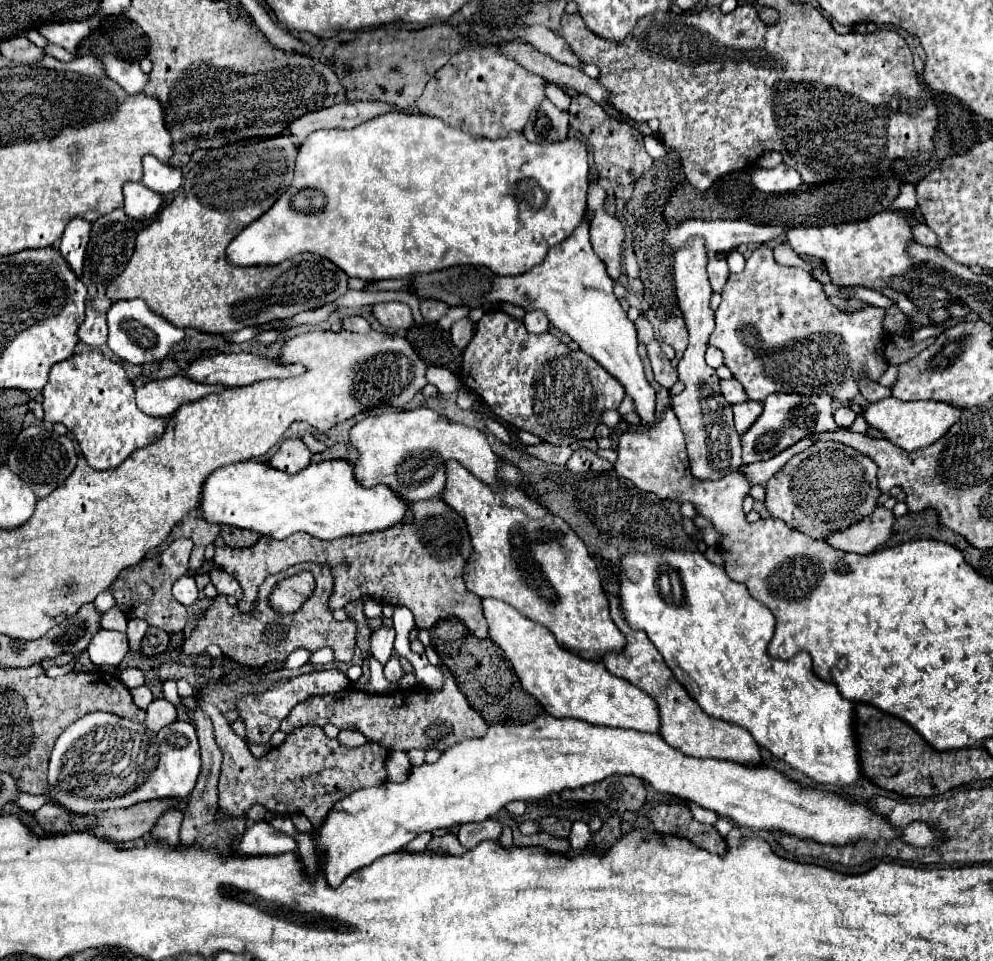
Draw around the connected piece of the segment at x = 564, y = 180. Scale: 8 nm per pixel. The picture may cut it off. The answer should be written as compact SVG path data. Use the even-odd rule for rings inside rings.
M387 113L367 121L357 129L321 129L309 135L309 139L301 145L297 163L295 163L295 181L293 185L279 197L279 201L263 213L257 221L247 225L227 247L227 259L233 265L249 267L249 265L277 265L285 259L309 251L327 257L339 269L343 269L349 277L359 277L365 281L379 281L379 279L405 279L419 273L431 273L449 269L455 265L481 265L489 267L495 275L521 275L531 267L539 265L549 247L567 239L573 229L581 223L587 211L585 195L589 187L589 159L587 147L571 137L561 141L545 141L545 143L531 143L523 135L523 131L509 133L503 139L487 139L487 137L471 137L467 131L459 127L451 127L437 117L429 115L411 115L411 113ZM313 193L323 195L323 203L315 201Z

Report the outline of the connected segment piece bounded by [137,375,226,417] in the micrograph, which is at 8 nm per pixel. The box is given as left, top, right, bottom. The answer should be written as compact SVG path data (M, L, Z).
M173 375L169 379L151 381L137 389L137 405L149 417L169 417L181 403L197 401L209 393L220 393L226 389L221 385L193 383L183 375Z

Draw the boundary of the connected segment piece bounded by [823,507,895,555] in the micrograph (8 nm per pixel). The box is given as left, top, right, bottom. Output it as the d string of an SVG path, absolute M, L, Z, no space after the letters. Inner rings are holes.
M877 507L869 517L849 525L847 529L839 529L825 535L823 541L839 551L865 555L889 541L893 533L893 521L895 517L891 511L887 511L885 507Z

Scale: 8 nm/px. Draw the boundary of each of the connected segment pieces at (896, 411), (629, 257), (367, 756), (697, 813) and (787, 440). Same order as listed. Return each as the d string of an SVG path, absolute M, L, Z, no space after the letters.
M887 397L877 403L871 403L863 413L869 427L879 429L887 441L891 441L893 445L897 445L909 453L915 449L923 449L923 447L935 443L939 437L943 437L947 433L947 429L957 421L959 415L961 415L961 409L953 409L951 405L945 405L939 401L903 403L903 401L897 401L895 397L891 397L891 399Z
M632 248L624 249L622 262L627 275L631 278L638 279L640 268Z
M203 701L203 709L209 713L211 721L213 721L213 731L215 731L215 741L223 751L223 765L221 765L221 777L219 777L219 811L221 819L223 817L241 817L247 815L247 811L253 805L263 805L267 811L271 813L279 813L279 815L297 815L303 813L313 827L321 825L321 821L327 817L329 809L341 801L341 797L347 797L349 793L361 789L361 787L379 787L387 781L385 775L385 761L389 751L373 741L349 749L345 745L341 745L337 739L329 739L321 727L301 727L295 729L291 733L287 733L287 739L279 745L273 747L265 757L255 759L249 751L249 745L237 737L231 729L231 723L227 721L227 717L219 711L219 707Z
M689 803L689 809L691 809L693 817L695 817L699 823L709 823L709 825L713 825L713 823L719 819L717 813L713 813L713 811L709 811L709 809L703 809L703 807L699 807L699 805L693 805L693 803Z
M771 393L765 401L761 417L751 425L751 429L741 437L743 445L743 463L757 463L775 457L793 443L805 439L811 433L835 431L839 429L833 421L833 403L831 395L797 395L797 393Z

